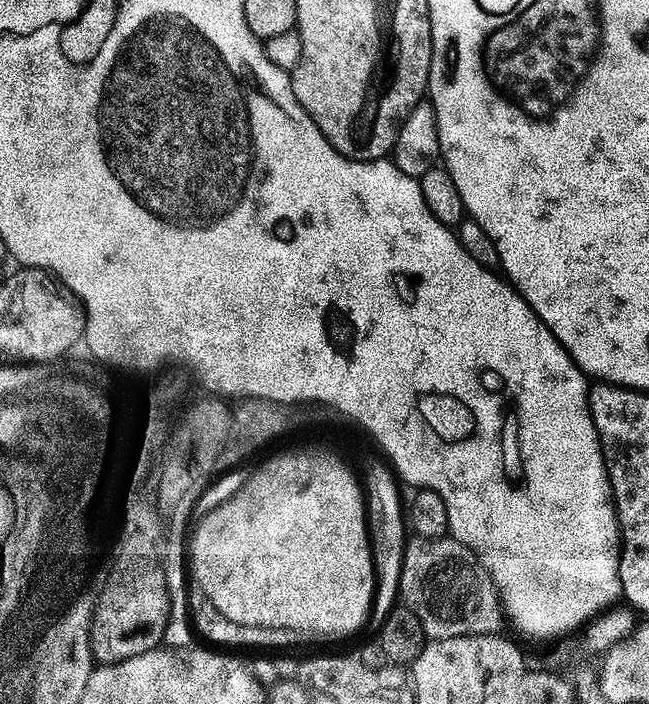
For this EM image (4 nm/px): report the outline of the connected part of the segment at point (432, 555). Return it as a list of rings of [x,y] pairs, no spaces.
[[[413,535],[404,545],[400,595],[403,607],[414,610],[428,640],[459,636],[491,636],[506,623],[500,591],[482,562],[451,536],[422,538]]]

